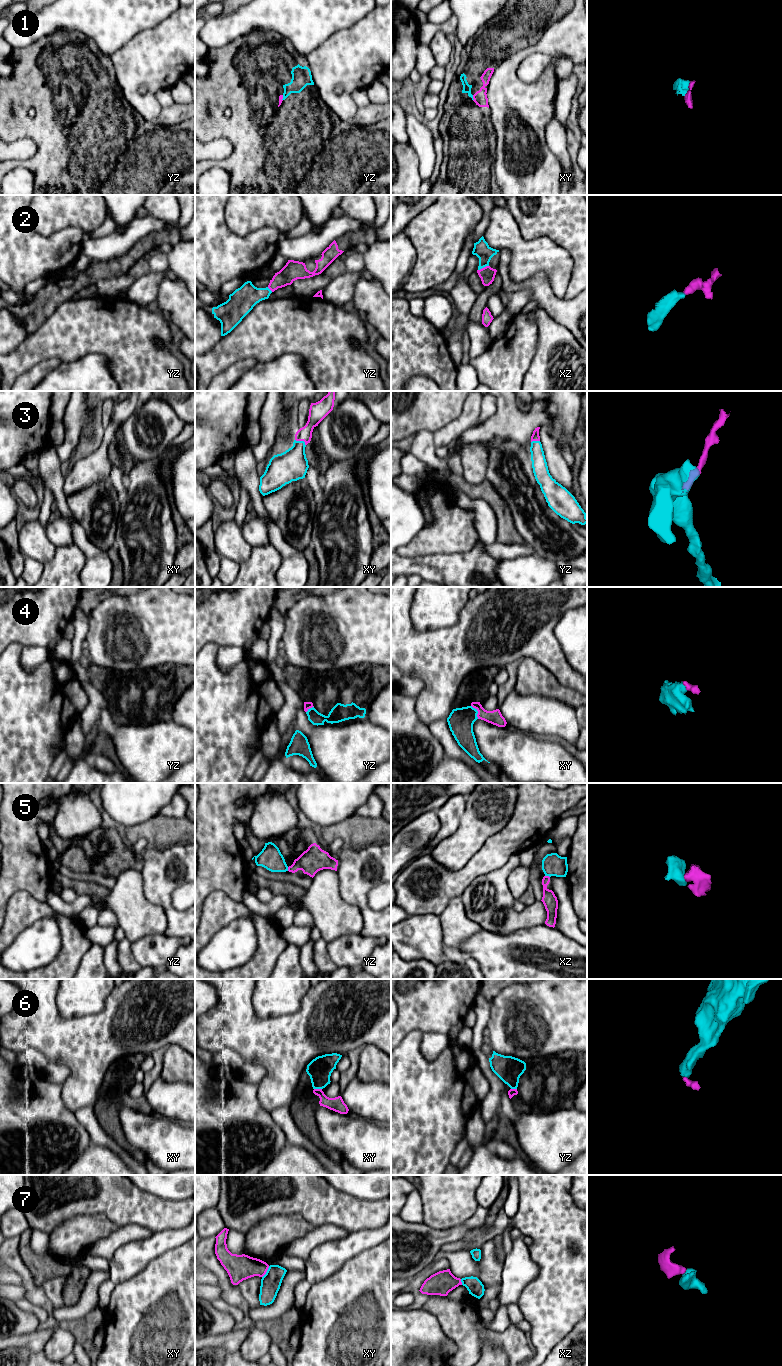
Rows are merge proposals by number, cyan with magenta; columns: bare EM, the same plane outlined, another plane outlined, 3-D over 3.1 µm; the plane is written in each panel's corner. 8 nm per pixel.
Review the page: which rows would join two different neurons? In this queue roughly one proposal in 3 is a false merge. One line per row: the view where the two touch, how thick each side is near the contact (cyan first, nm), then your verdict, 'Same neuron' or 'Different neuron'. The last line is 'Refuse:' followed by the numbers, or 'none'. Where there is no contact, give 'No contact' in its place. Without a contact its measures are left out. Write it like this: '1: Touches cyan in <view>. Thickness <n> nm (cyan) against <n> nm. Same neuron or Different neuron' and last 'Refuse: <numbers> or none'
1: Touches cyan in xy. Thickness 60 nm (cyan) against 110 nm. Same neuron
2: Touches cyan in xz. Thickness 130 nm (cyan) against 130 nm. Same neuron
3: Touches cyan in xy. Thickness 260 nm (cyan) against 130 nm. Same neuron
4: Touches cyan in xy. Thickness 200 nm (cyan) against 120 nm. Same neuron
5: Touches cyan in xz. Thickness 180 nm (cyan) against 120 nm. Different neuron
6: Touches cyan in xy. Thickness 190 nm (cyan) against 120 nm. Same neuron
7: Touches cyan in xy. Thickness 160 nm (cyan) against 200 nm. Different neuron
Refuse: 5, 7

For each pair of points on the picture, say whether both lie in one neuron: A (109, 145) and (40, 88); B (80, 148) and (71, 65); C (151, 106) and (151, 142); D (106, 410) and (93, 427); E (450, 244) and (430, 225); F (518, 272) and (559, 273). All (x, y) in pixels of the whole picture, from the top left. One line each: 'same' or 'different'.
A: same
B: same
C: different
D: different
E: same
F: same

